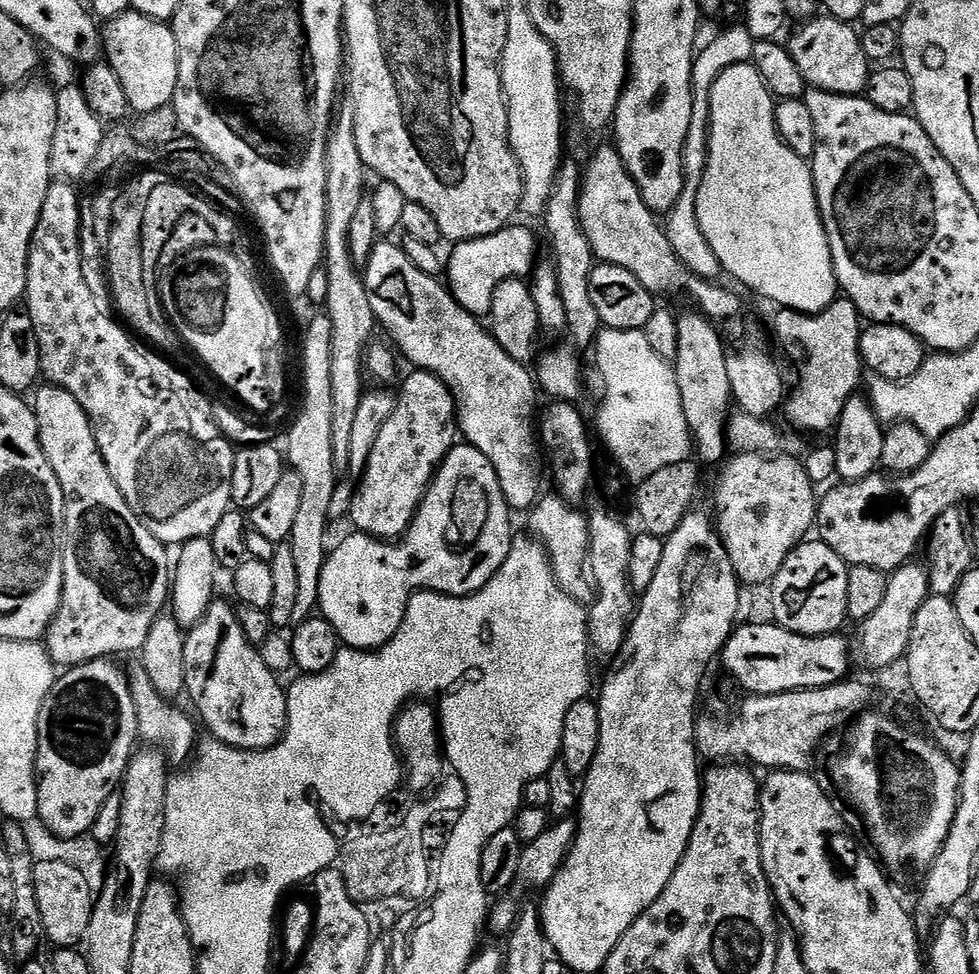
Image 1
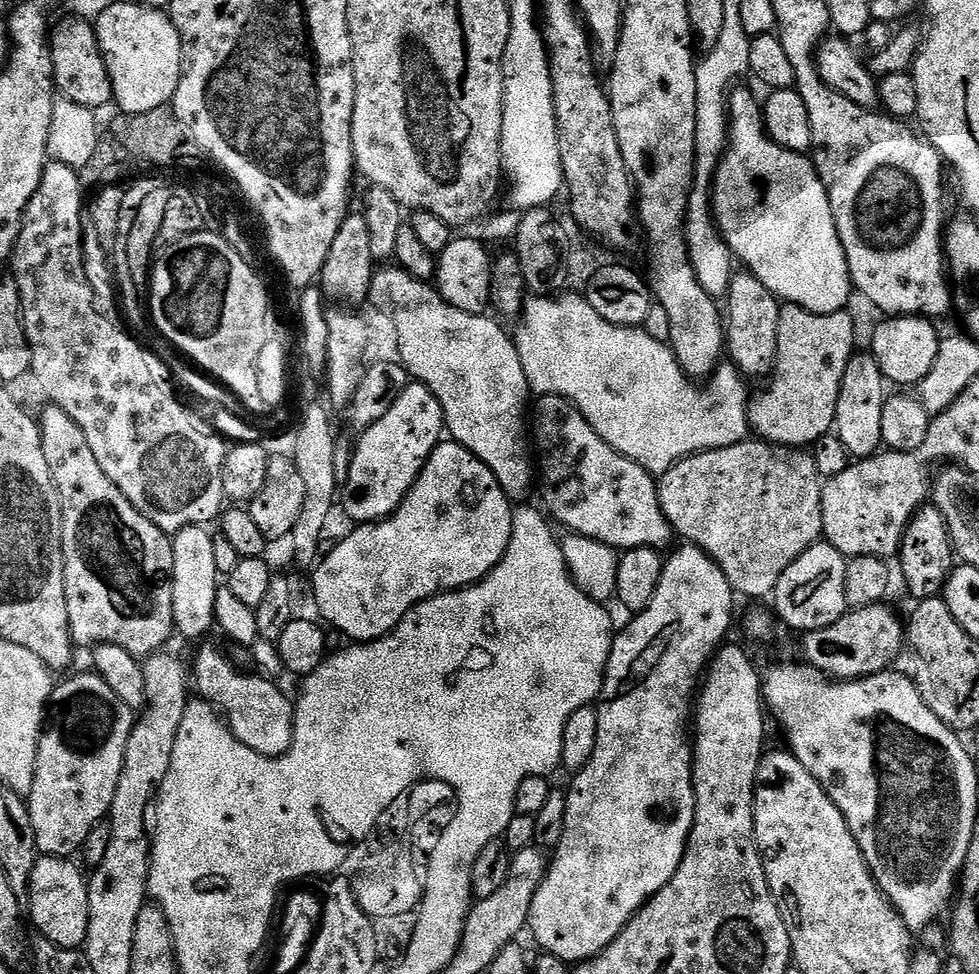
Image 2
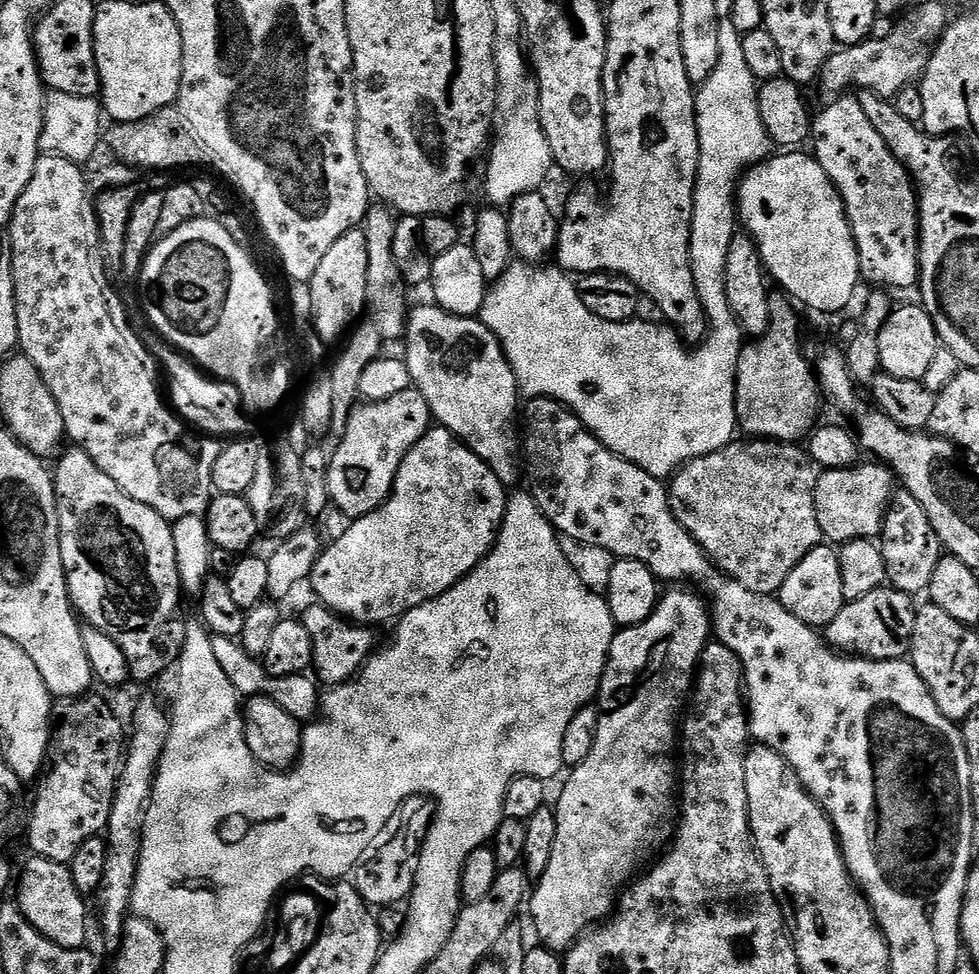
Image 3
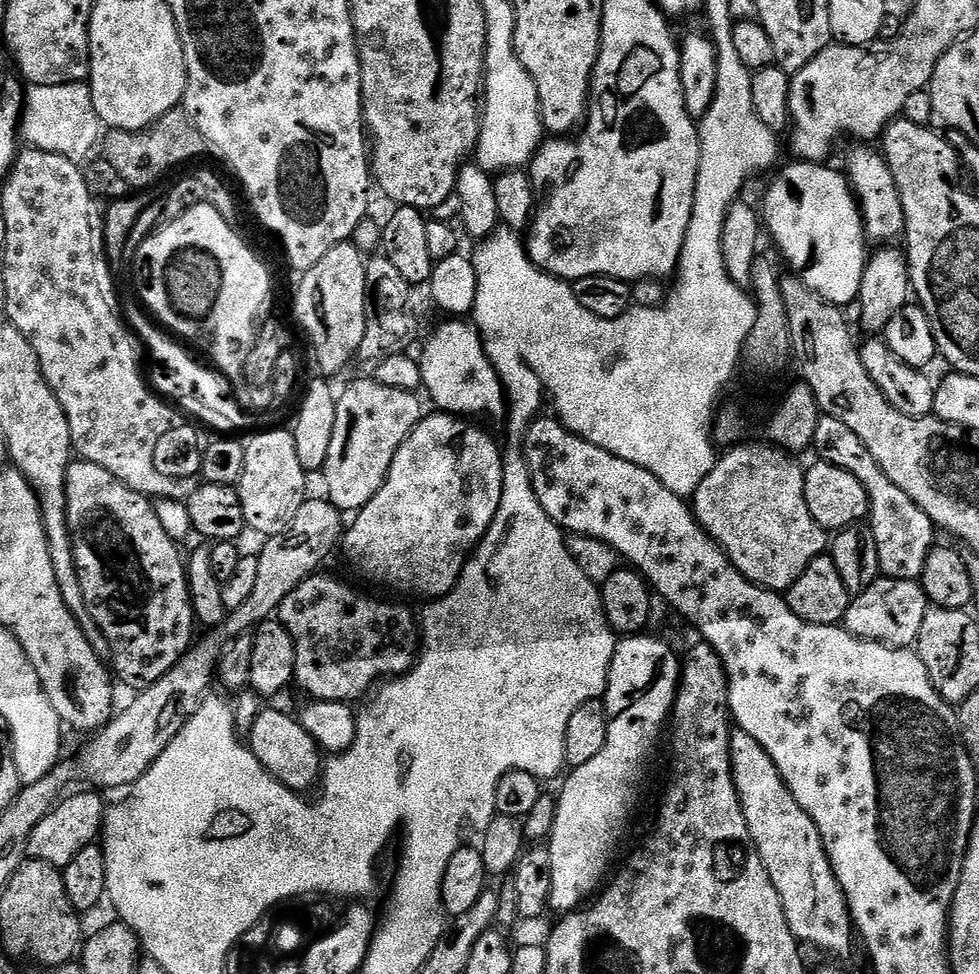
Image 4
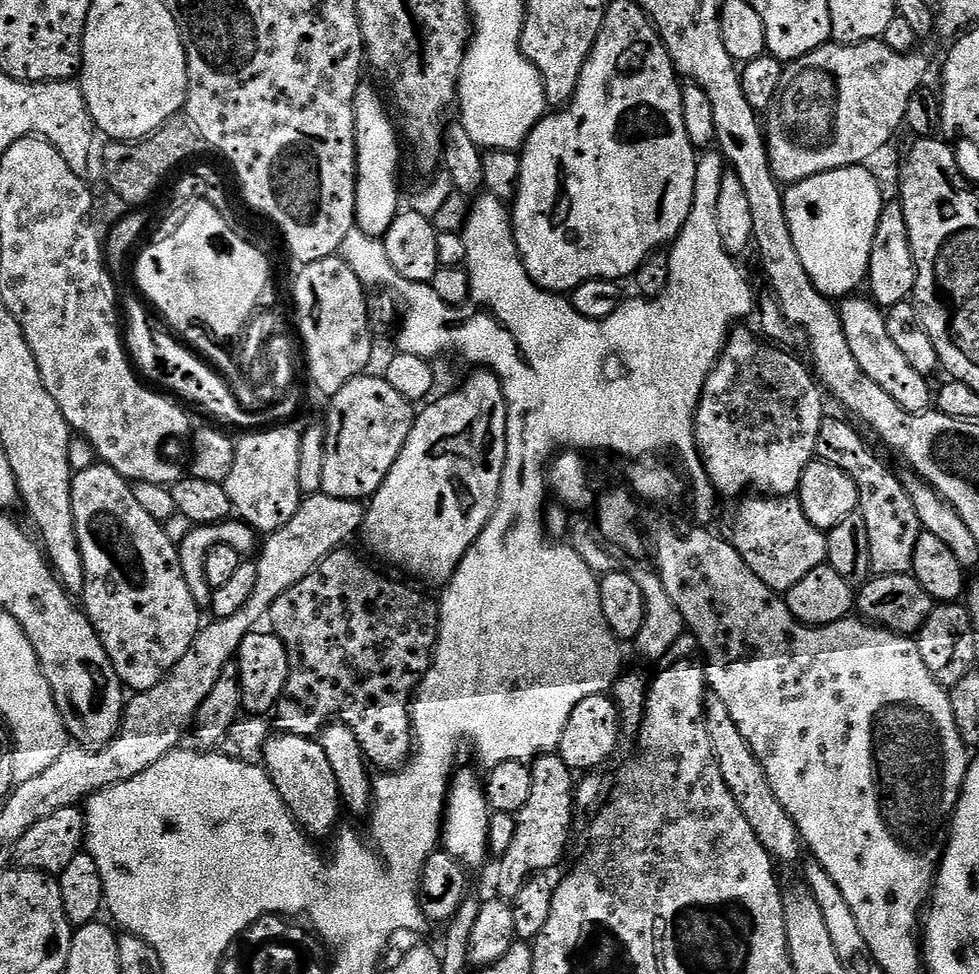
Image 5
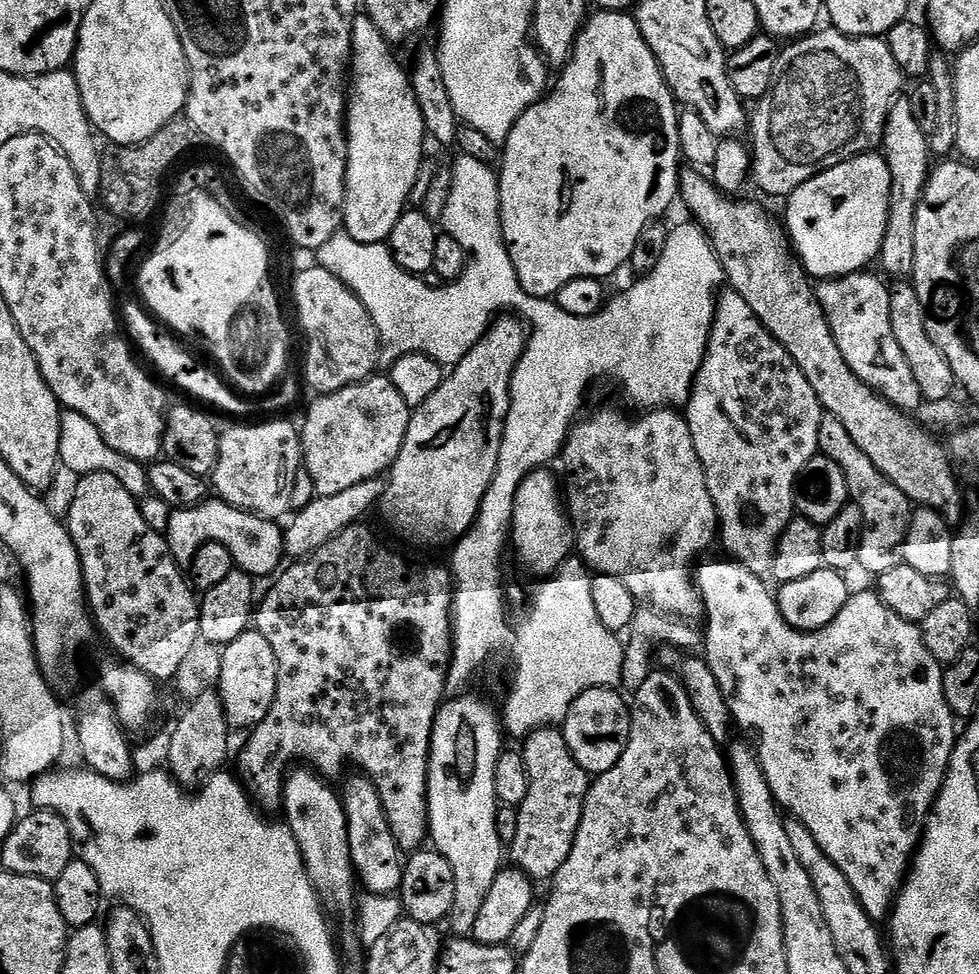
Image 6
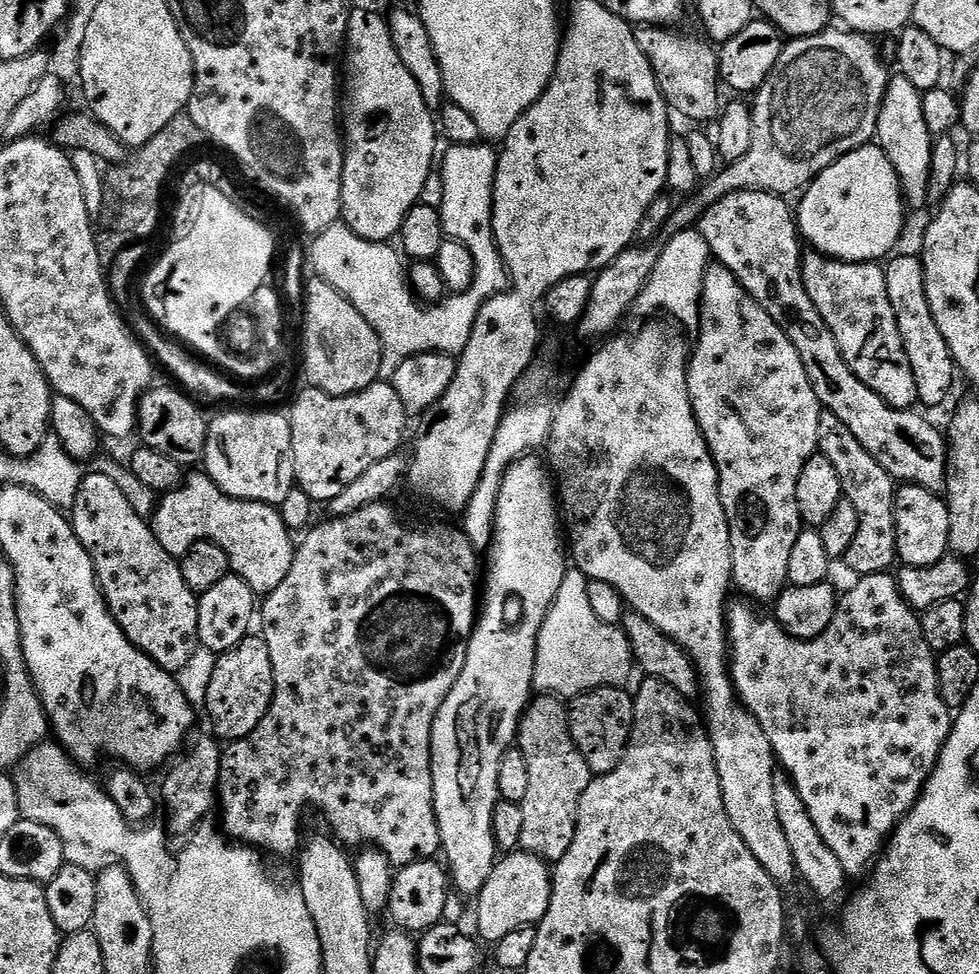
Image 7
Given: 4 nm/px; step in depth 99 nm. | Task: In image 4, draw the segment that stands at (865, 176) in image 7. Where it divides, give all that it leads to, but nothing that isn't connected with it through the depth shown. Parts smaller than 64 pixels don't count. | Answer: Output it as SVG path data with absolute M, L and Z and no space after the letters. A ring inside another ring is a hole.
M792 162L789 168L784 168L776 176L776 181L768 188L764 196L762 207L762 224L772 235L778 251L784 255L791 271L799 276L814 294L826 302L837 306L857 303L862 274L866 263L866 237L864 234L864 220L860 216L860 206L856 203L856 194L848 183L847 175L843 171L828 168L824 164L809 164L807 162Z

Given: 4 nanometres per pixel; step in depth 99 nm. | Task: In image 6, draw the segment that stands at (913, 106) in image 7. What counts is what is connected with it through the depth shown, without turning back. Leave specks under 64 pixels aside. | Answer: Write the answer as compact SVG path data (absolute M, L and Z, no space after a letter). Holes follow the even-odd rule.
M900 98L888 111L884 127L882 155L890 170L890 214L886 218L886 234L882 238L878 264L881 264L892 278L911 277L914 266L914 218L918 214L920 196L928 178L934 157L928 146L929 136L914 122L911 99Z

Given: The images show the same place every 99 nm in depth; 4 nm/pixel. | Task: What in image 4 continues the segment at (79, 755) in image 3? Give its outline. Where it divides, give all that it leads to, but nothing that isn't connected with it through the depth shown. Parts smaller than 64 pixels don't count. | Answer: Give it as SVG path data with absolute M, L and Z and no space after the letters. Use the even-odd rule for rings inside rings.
M80 790L73 796L65 795L55 808L38 822L38 826L32 828L32 833L28 839L28 856L33 860L41 860L50 866L63 870L70 866L70 861L80 853L86 850L86 846L97 843L104 826L104 813L106 803L99 791Z

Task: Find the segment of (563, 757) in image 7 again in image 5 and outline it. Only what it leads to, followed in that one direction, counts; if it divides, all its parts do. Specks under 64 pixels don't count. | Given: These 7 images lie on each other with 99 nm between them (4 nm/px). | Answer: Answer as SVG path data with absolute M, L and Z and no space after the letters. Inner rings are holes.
M541 754L531 761L532 785L526 806L516 813L516 832L506 852L499 857L496 874L497 895L512 900L527 878L550 872L564 856L572 832L572 819L578 813L577 777L559 754Z

